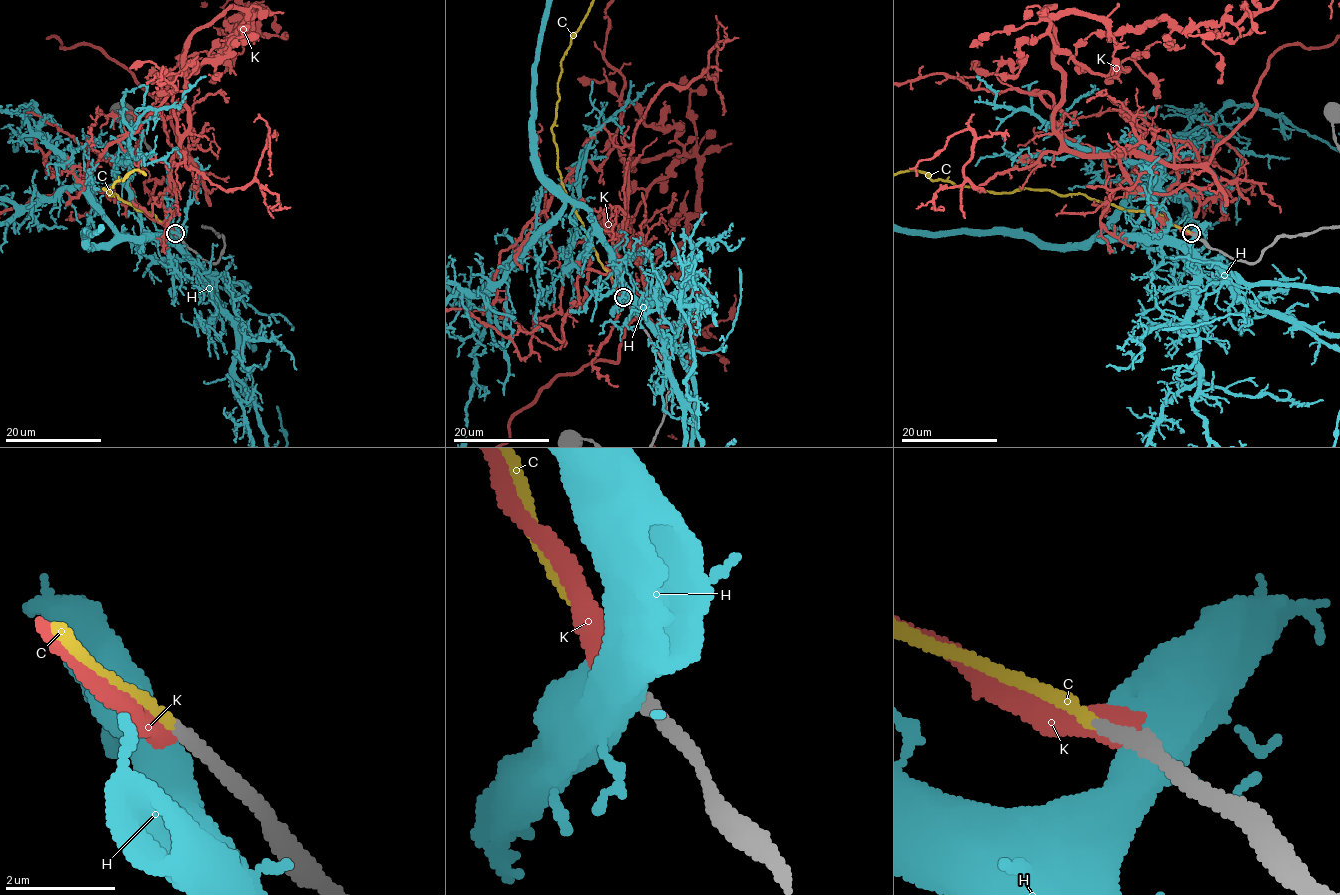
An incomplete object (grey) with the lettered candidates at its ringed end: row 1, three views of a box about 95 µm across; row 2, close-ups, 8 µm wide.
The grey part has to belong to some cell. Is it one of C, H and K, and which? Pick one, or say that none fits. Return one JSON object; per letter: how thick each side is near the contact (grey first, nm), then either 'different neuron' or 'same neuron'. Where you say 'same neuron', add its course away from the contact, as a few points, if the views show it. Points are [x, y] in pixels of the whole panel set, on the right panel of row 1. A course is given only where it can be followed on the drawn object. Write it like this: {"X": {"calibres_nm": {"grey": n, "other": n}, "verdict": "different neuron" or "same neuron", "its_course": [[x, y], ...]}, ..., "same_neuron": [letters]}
{"C": {"calibres_nm": {"grey": 240, "other": 190}, "verdict": "same neuron"}, "H": {"calibres_nm": {"grey": 360, "other": 440}, "verdict": "different neuron"}, "K": {"calibres_nm": {"grey": 320, "other": 550}, "verdict": "different neuron"}, "same_neuron": ["C"]}

